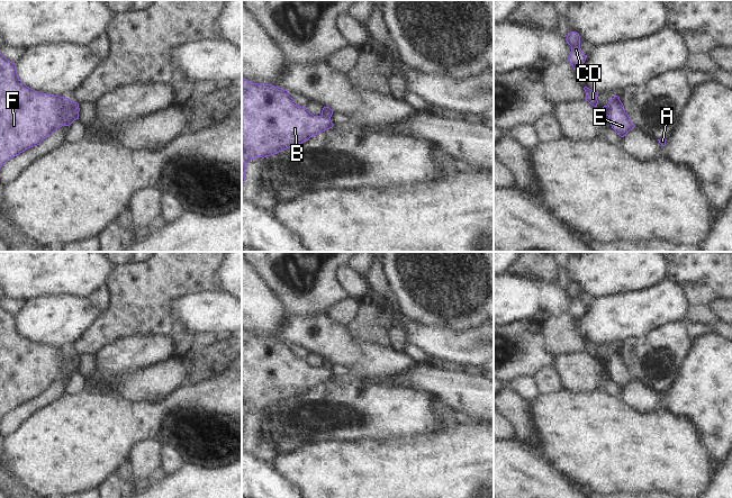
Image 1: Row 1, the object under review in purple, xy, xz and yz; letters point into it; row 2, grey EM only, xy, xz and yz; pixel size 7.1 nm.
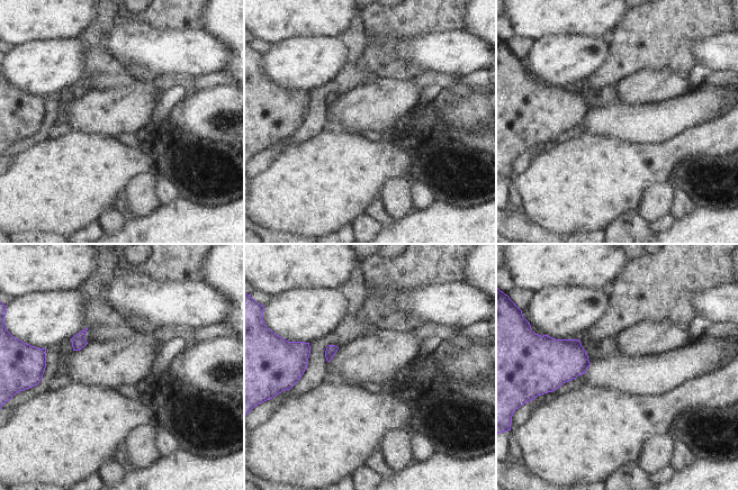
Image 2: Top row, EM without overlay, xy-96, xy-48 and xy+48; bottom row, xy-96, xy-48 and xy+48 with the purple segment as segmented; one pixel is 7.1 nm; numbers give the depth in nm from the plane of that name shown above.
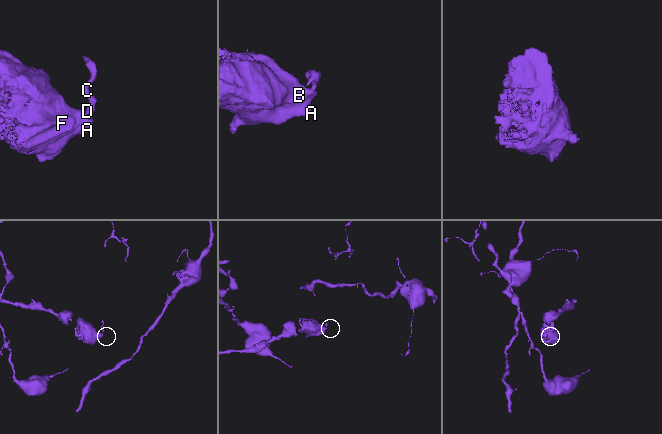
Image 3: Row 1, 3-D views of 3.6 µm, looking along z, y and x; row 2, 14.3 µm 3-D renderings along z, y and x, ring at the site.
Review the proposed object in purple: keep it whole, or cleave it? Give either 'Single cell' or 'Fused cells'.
Fused cells

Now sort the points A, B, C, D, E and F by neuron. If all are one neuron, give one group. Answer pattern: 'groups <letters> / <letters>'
groups A B E F / C D

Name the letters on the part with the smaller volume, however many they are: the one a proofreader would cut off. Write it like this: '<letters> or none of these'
C, D

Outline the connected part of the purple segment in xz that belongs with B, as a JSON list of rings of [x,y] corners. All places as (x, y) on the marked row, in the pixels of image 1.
[[[242,75],[242,184],[251,160],[268,157],[297,146],[310,137],[333,127],[331,118],[314,116],[306,107],[298,106],[288,90],[272,84],[259,84]]]

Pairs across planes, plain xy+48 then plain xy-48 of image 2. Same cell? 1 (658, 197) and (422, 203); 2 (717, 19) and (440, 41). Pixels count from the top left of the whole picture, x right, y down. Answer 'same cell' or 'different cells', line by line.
1: different cells
2: different cells

